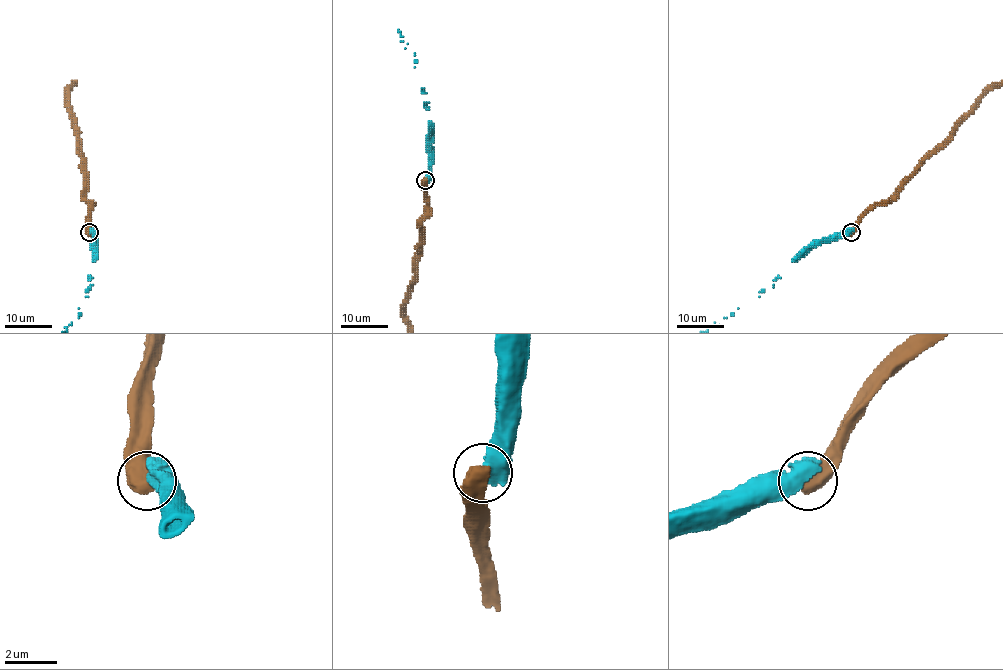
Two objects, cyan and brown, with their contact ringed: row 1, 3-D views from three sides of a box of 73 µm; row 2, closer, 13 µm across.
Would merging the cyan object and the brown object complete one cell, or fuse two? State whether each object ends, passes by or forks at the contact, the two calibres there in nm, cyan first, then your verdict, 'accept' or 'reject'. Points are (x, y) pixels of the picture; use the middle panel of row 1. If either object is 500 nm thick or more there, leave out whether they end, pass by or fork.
calibres 700 and 700 nm; reject

